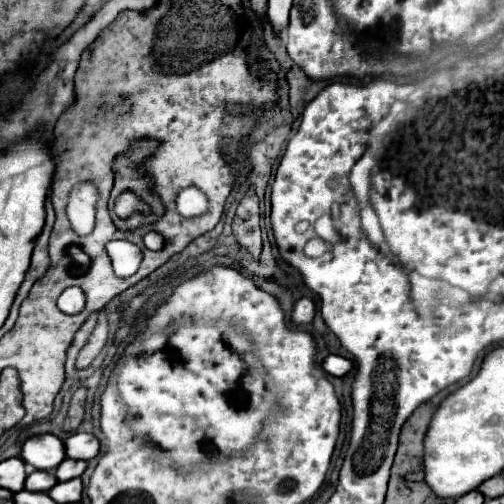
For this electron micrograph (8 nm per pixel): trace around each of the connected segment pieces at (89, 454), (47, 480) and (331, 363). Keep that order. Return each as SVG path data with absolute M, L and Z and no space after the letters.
M78 432L78 434L72 434L64 442L64 448L66 448L66 456L70 456L74 460L90 460L98 454L100 444L92 434L80 434Z
M34 470L32 474L28 474L26 478L26 490L30 492L48 492L54 484L56 484L56 476L52 472L44 472L44 470Z
M328 356L322 366L324 366L324 370L326 370L328 374L332 374L332 376L346 376L346 374L354 368L352 360L342 358L342 356Z

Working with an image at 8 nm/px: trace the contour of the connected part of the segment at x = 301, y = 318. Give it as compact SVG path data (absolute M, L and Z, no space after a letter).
M304 296L304 298L300 298L300 300L296 302L296 306L294 306L292 322L294 322L294 324L308 324L308 322L312 322L314 312L316 312L314 300L308 298L308 296Z

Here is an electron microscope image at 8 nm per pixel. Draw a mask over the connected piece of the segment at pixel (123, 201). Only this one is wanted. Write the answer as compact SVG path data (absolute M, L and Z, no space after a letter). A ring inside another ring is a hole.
M120 194L115 201L114 212L120 218L126 219L135 212L143 215L150 214L150 209L134 194Z

